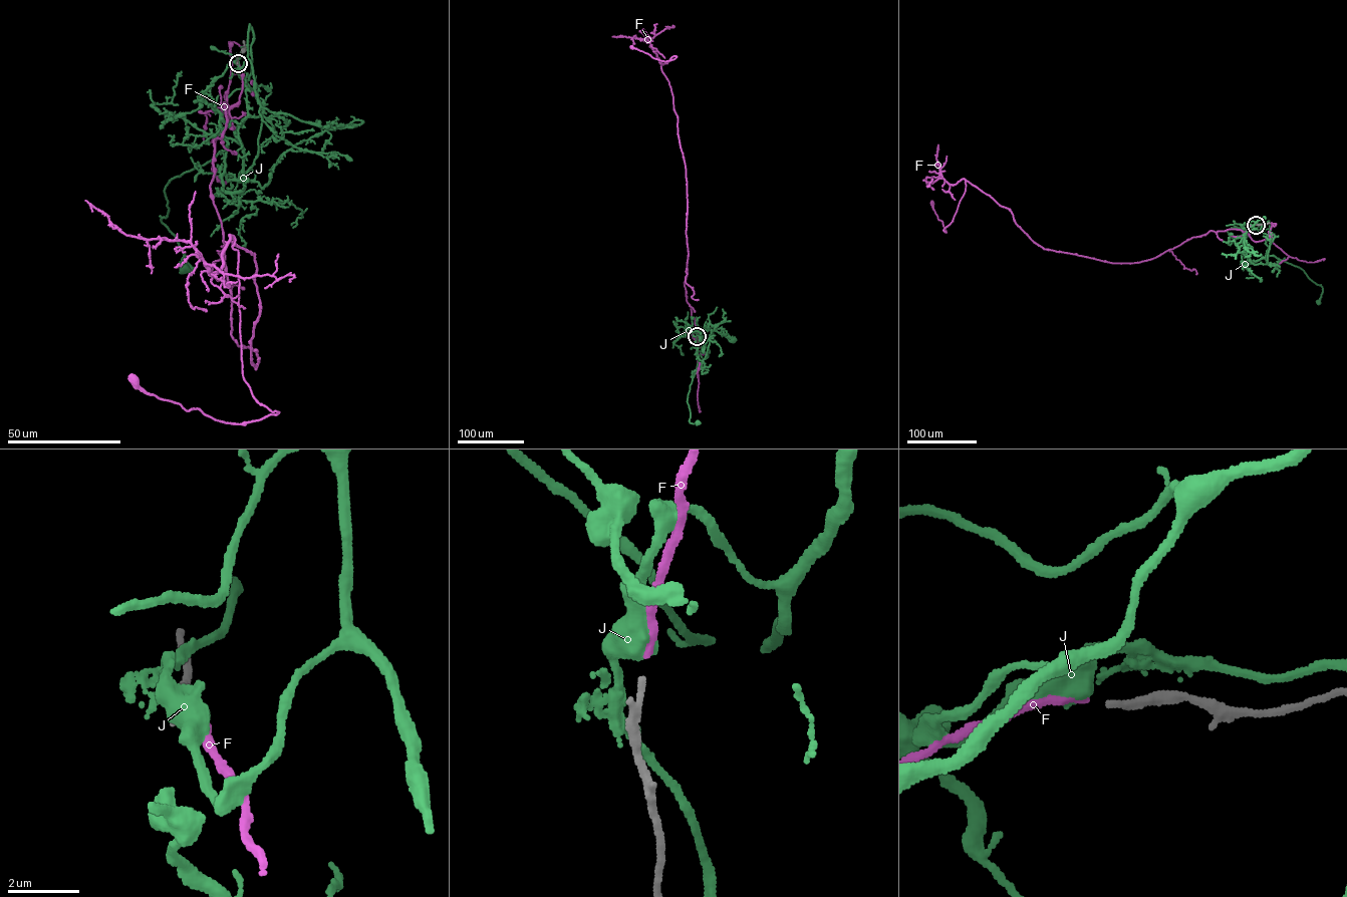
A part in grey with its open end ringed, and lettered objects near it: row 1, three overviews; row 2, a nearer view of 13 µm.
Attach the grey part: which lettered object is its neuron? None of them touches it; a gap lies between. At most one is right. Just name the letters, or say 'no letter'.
F

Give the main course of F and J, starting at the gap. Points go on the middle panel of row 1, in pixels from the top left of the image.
F: (697, 336), (684, 285), (686, 169), (672, 95), (658, 61), (662, 64), (677, 56), (660, 60), (631, 47)
J: (697, 336), (698, 333), (702, 341), (701, 350), (696, 352), (698, 362), (687, 401), (690, 421), (697, 422)

